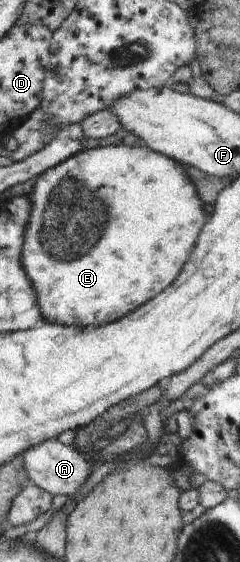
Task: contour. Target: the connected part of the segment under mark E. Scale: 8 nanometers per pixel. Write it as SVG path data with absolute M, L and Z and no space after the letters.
M110 145L77 152L64 162L40 174L29 197L32 202L30 218L28 226L26 226L20 258L24 262L27 277L35 288L38 306L40 306L44 320L66 326L84 328L84 326L102 326L108 322L120 320L124 315L136 310L140 304L143 305L156 294L160 294L180 274L184 262L190 258L190 254L194 250L194 244L196 244L198 234L204 224L204 212L202 212L204 202L198 196L194 184L186 174L185 165L164 154L154 152L147 146Z

